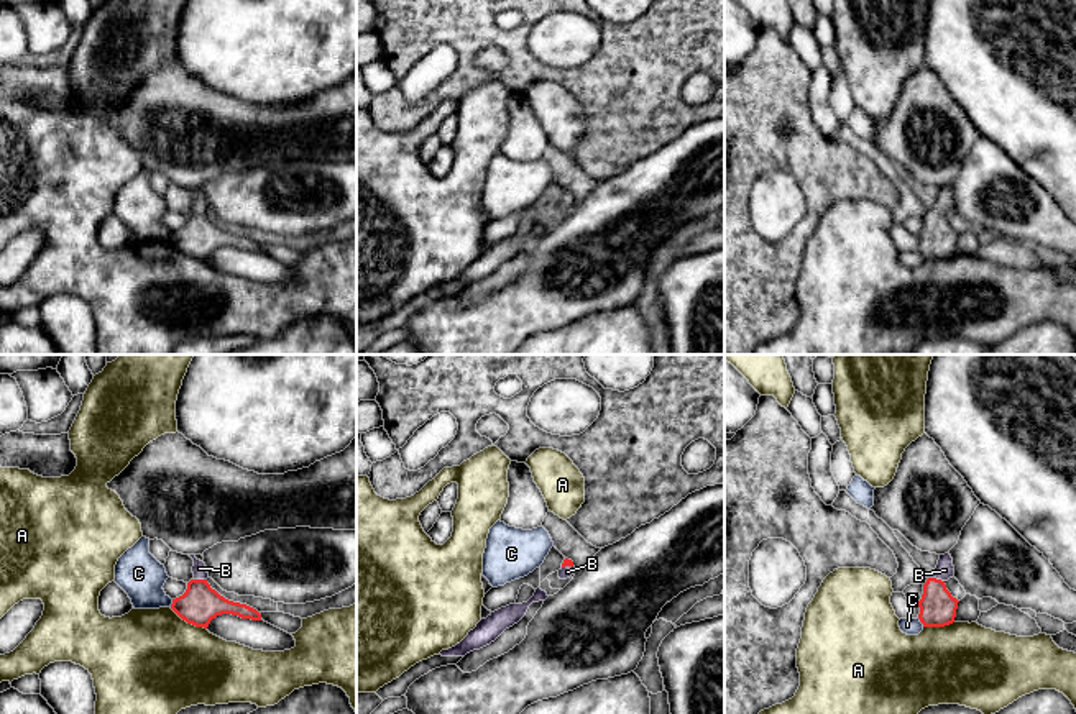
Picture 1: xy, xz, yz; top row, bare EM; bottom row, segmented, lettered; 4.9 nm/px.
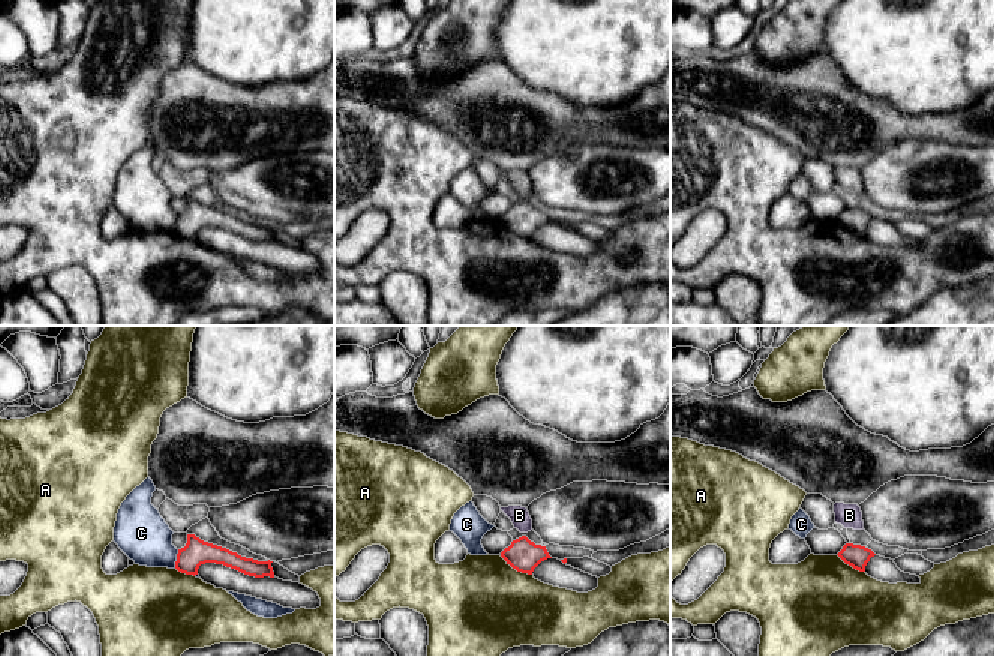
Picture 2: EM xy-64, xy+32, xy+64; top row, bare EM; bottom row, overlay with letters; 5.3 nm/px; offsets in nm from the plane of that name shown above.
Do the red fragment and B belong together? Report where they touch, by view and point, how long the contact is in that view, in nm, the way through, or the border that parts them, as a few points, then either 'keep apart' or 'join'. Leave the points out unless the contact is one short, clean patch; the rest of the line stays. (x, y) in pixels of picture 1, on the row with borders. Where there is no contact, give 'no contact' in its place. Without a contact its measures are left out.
meets red in xy at (201, 580); contact 60 nm long; runs through xy (199, 604), (201, 580), (199, 568); join

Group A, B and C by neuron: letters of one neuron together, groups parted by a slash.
A / B / C

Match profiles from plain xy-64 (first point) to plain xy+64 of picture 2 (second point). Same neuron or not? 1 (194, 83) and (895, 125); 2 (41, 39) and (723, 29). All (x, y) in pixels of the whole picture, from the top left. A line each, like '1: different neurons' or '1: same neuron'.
1: same neuron
2: same neuron

